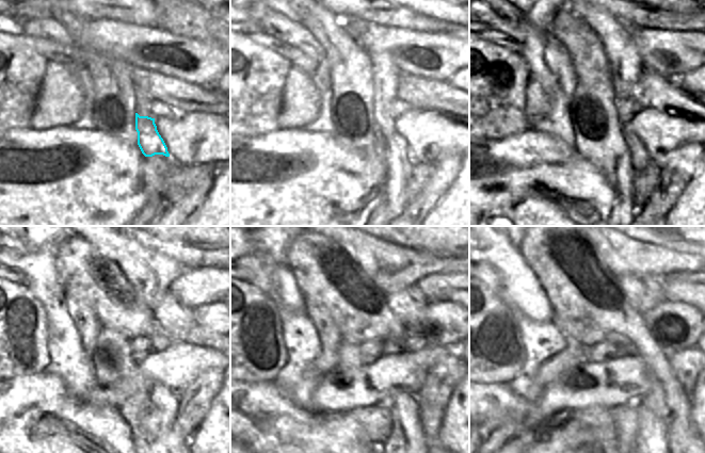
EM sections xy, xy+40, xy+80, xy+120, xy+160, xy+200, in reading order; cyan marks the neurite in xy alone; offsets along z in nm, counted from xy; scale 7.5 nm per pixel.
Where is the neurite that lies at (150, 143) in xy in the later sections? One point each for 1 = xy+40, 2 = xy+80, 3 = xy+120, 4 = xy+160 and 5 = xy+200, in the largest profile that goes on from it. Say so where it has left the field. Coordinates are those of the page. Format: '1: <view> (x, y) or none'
1: xy+40 (396, 154)
2: xy+80 (628, 167)
3: xy+120 (163, 442)
4: xy+160 (406, 442)
5: xy+200 (651, 442)

